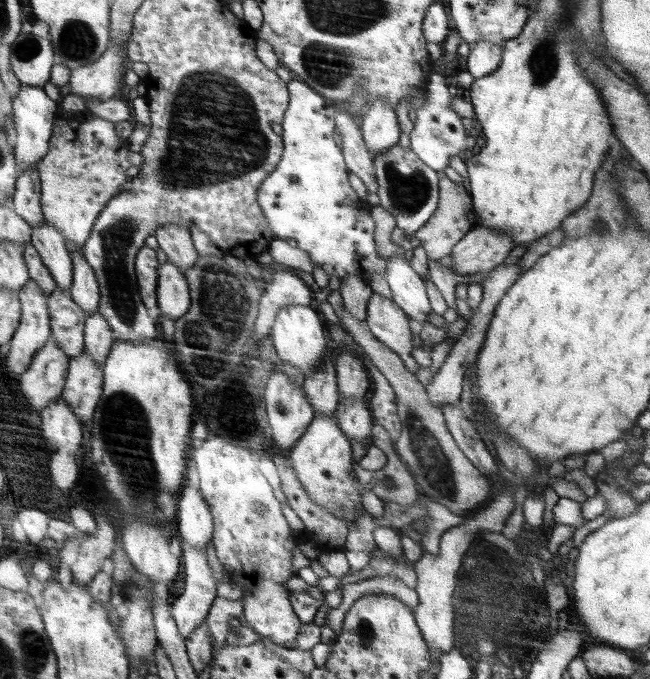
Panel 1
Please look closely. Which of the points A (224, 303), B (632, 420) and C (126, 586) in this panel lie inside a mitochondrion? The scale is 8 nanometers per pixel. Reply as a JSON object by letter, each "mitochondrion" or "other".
{"A":"mitochondrion","B":"other","C":"mitochondrion"}

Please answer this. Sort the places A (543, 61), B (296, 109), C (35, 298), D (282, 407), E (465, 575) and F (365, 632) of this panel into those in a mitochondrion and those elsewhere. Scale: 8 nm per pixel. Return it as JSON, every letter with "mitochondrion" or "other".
{"A":"mitochondrion","B":"other","C":"other","D":"mitochondrion","E":"other","F":"mitochondrion"}

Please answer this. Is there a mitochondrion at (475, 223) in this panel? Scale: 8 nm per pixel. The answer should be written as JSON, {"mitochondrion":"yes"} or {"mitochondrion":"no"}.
{"mitochondrion":"no"}

